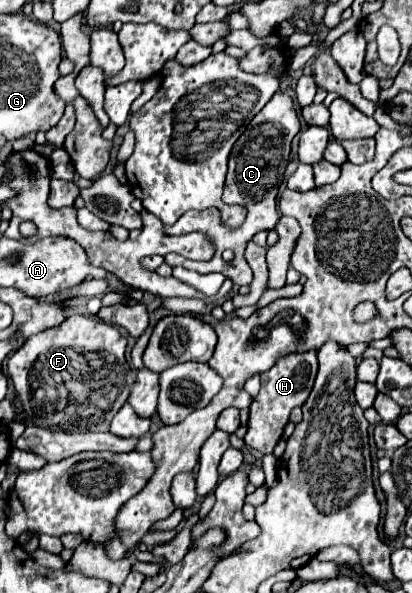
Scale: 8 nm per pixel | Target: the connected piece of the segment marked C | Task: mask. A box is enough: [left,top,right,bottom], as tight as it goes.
[165,92,301,286]

